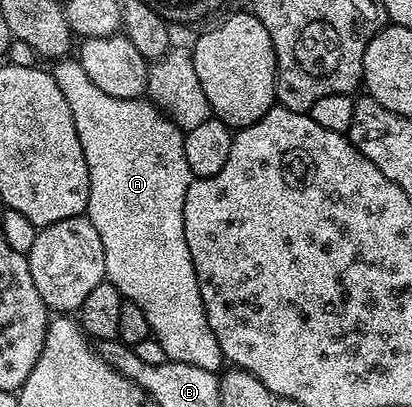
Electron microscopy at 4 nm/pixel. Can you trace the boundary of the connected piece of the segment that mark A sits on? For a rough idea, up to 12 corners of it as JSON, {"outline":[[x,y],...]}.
{"outline":[[52,73],[90,177],[105,281],[169,361],[215,372],[184,240],[183,131]]}

